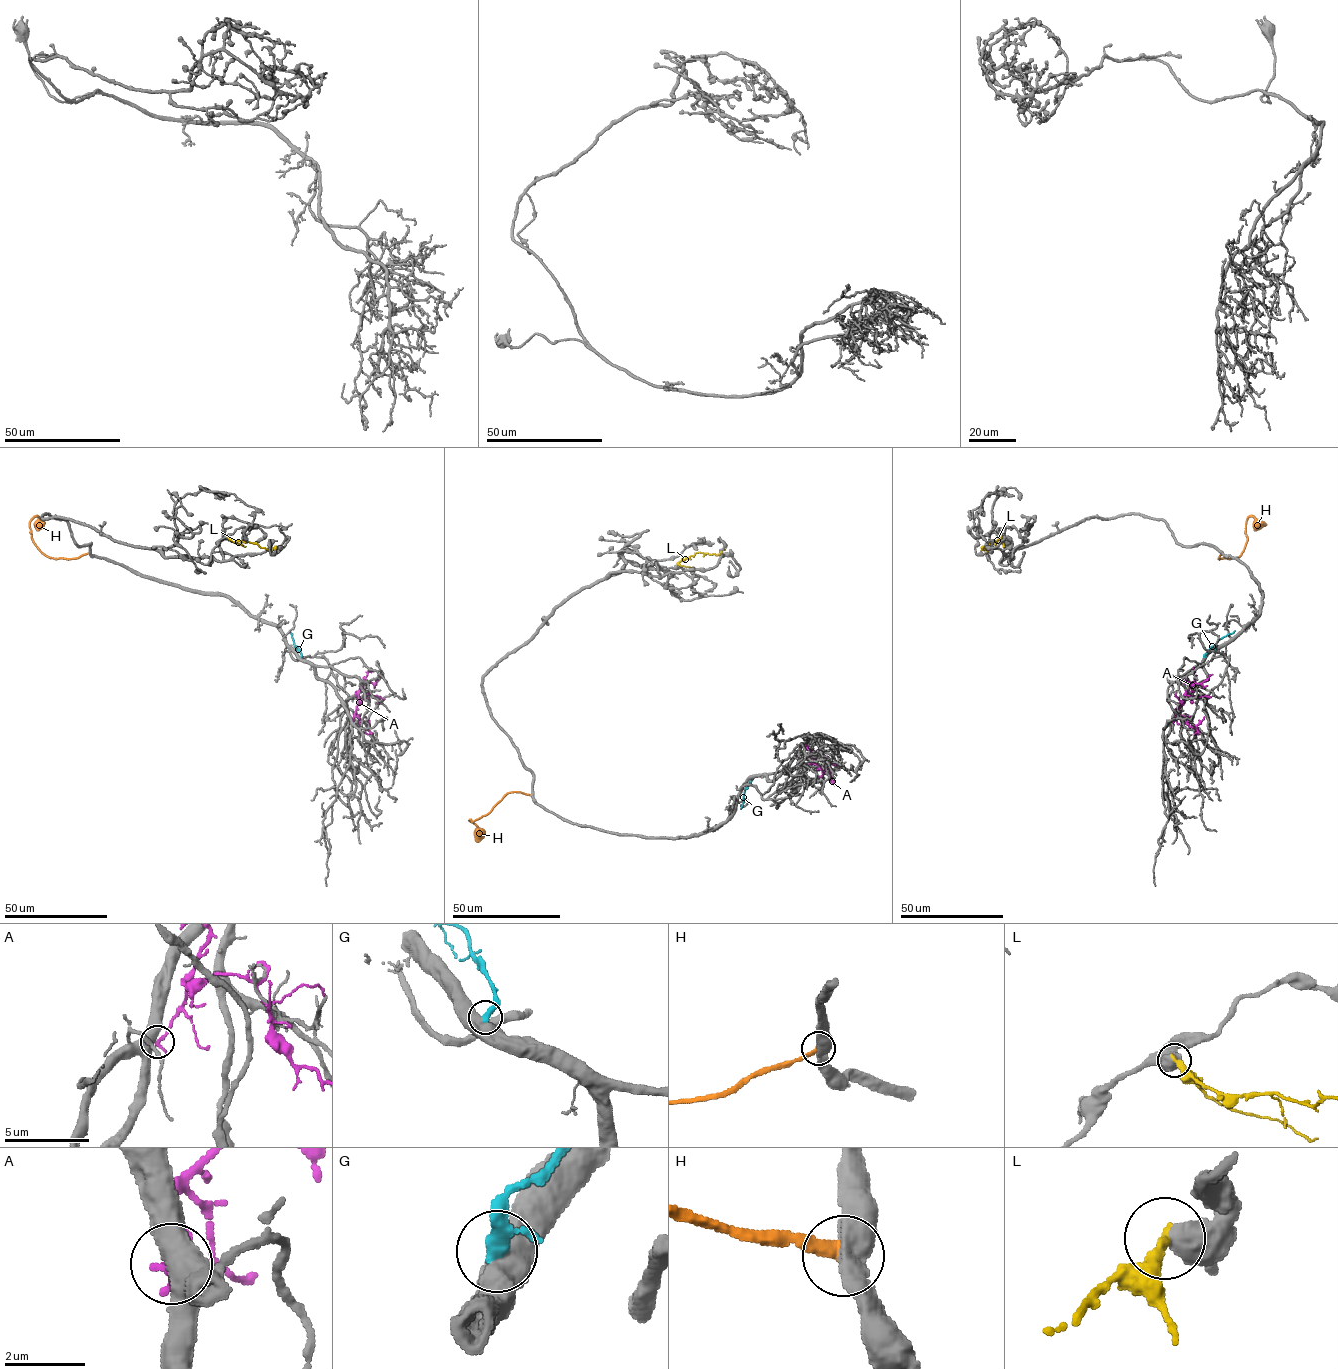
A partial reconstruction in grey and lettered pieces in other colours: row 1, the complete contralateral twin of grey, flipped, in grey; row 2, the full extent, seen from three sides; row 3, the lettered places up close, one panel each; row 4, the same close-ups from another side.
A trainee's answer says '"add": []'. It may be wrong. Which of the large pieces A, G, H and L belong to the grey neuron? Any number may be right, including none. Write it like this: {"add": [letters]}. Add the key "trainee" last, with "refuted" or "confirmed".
{"add": [], "trainee": "confirmed"}

